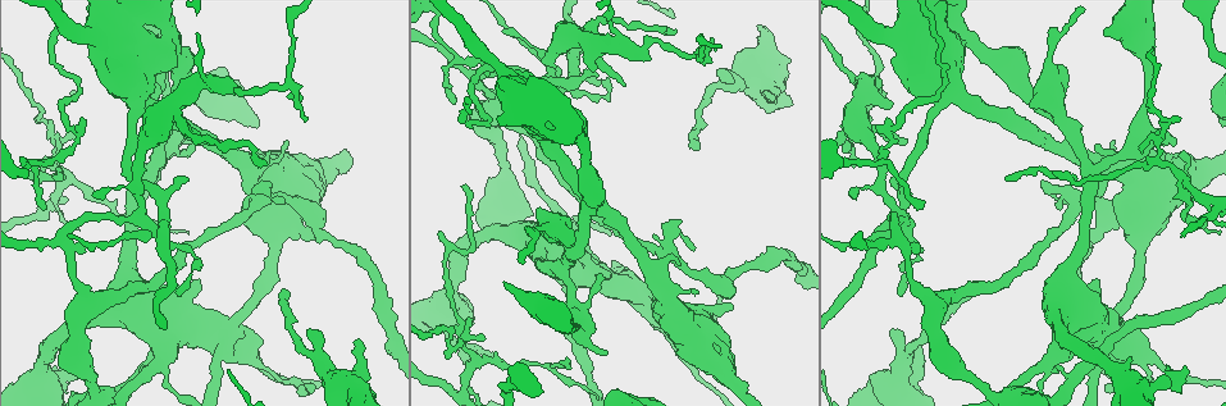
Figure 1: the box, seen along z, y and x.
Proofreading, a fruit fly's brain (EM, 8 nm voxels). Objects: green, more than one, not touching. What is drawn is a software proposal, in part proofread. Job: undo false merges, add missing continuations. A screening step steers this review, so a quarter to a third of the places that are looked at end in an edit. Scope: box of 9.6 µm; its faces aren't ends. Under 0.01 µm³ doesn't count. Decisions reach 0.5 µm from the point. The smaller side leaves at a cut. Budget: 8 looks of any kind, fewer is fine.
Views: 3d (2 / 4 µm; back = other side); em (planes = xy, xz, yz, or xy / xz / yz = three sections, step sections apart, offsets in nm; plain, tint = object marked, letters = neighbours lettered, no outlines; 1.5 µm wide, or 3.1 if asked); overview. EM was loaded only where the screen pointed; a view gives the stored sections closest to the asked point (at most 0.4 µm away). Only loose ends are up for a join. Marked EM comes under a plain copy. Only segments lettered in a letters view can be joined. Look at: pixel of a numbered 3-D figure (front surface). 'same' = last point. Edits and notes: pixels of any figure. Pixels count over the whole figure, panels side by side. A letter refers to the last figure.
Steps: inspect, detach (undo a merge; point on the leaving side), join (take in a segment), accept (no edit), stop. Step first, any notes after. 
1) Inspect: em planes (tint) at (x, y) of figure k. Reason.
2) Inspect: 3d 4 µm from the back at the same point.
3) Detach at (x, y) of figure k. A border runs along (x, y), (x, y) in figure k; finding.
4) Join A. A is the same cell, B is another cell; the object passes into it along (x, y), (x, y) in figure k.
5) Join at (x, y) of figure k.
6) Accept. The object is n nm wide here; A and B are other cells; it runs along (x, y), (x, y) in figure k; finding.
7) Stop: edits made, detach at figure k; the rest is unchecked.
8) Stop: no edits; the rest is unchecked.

Inspect: 3d 2 µm at (48, 163) of figure 1. Arms part here.

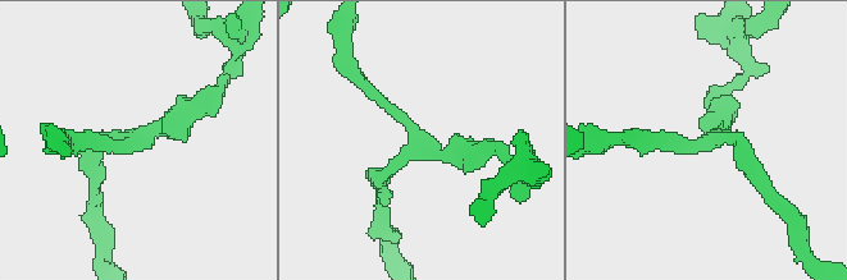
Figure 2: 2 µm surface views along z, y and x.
Inspect: em planes (letters) at (416, 139) of figure 2. Need the tissue.

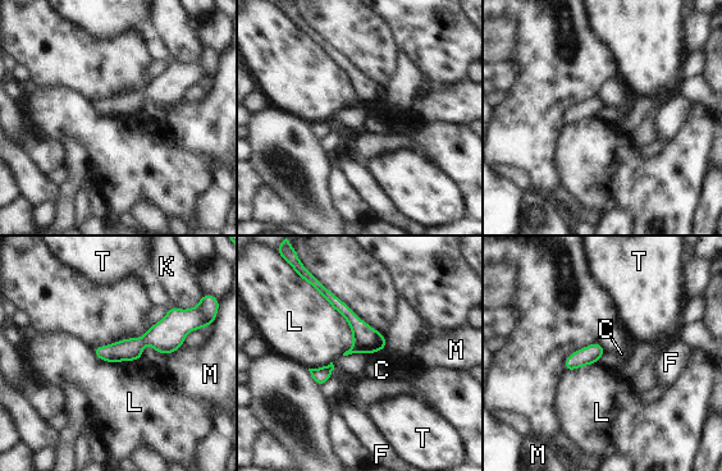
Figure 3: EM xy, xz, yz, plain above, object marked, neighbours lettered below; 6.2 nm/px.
Accept. The longest contact is with L, 600 nm; C, F, K, L, M and T are other cells; it runs along (309, 278), (375, 342), (383, 344) in figure 3; all the same cell.

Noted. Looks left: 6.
Inspect: em yz step 8 (tint) at (290, 18) of figure 1. Abrupt turn.

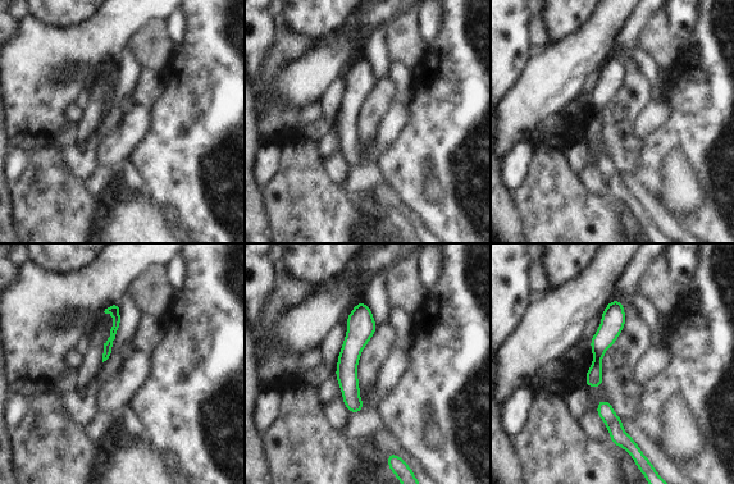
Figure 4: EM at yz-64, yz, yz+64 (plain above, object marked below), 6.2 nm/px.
Inspect: em planes (tint) at the same point. Another direction.

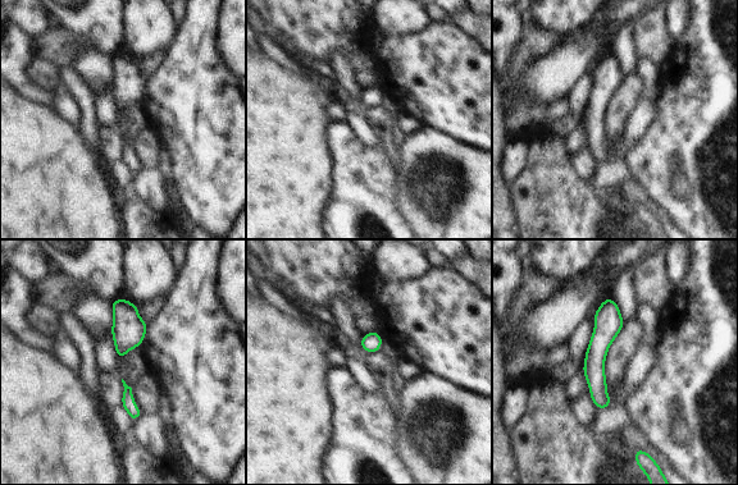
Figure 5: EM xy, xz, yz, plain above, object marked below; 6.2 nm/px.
Inspect: em planes (letters) at the same point.

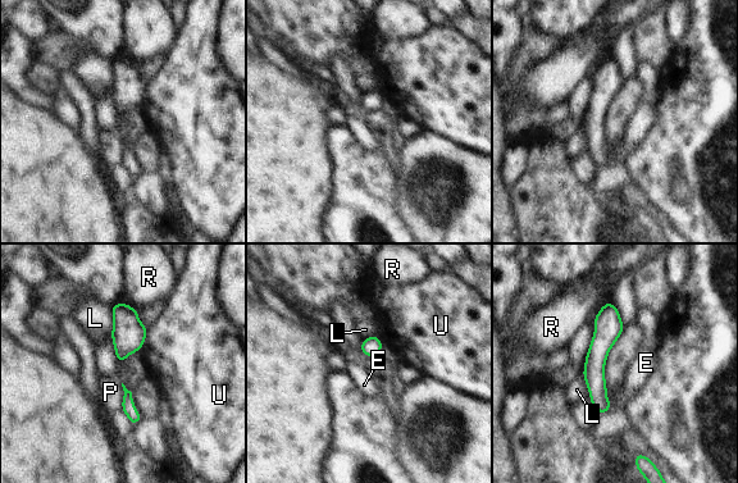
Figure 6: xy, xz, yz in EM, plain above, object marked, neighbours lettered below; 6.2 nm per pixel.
Accept. E, L, P, R and U are other cells; all the same cell.

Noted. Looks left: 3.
Inspect: 3d 4 µm at (694, 293) of figure 1. An open end.

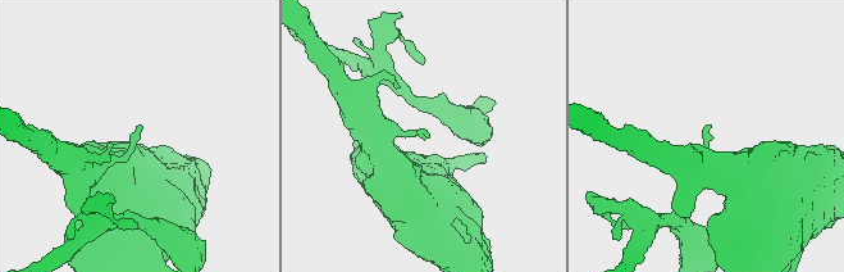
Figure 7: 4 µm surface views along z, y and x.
Inspect: em planes (letters) at (709, 124) of figure 7. Need the tissue.

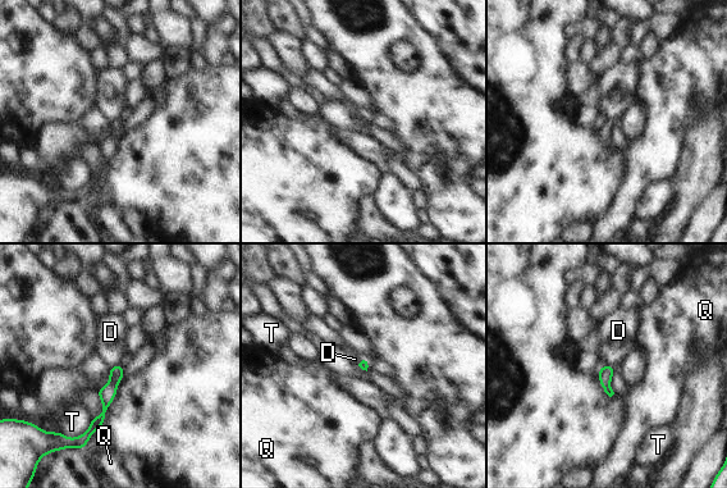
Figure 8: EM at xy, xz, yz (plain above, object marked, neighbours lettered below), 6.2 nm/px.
Accept. D, Q and T are other cells; no lettered segment goes on from it.

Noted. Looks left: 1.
Stop: no edits; the rest is unchecked.

